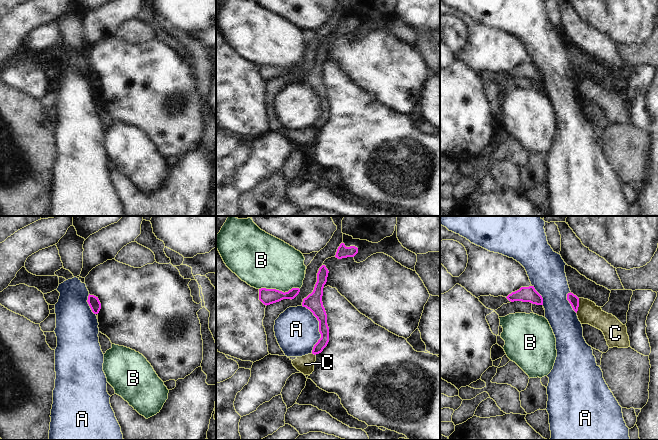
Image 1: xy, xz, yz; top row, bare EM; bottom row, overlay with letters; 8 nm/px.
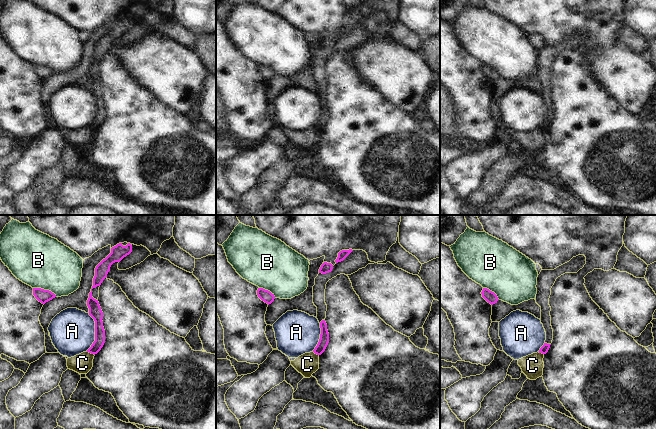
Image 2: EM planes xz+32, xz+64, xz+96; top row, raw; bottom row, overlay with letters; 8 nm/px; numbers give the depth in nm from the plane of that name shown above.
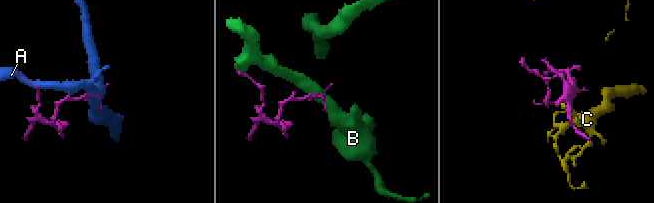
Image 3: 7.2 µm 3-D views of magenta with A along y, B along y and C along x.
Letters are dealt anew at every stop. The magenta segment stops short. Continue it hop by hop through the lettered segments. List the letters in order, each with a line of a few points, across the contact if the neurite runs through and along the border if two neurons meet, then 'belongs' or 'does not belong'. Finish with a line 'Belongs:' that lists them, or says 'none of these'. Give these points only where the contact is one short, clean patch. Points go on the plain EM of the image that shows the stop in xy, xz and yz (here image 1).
A: does not belong
B: xz (259, 64), (275, 64), (284, 68), (292, 64), (299, 65) | does not belong
C: yz (579, 74), (579, 82), (576, 88) | does not belong
Belongs: none of these

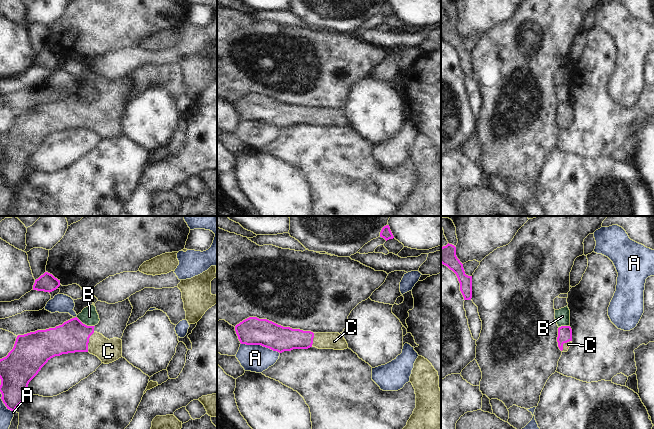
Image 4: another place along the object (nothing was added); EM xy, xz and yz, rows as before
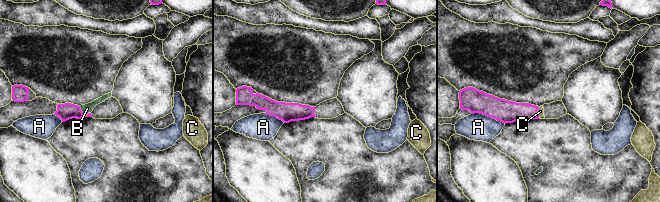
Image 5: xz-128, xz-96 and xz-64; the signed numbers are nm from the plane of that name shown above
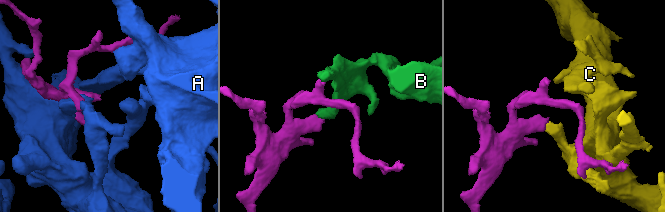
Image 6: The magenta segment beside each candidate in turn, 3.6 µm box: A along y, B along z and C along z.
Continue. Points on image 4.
A: does not belong
B: does not belong
C: xy (72, 112), (88, 118), (93, 118), (108, 127) | belongs
Belongs: C

